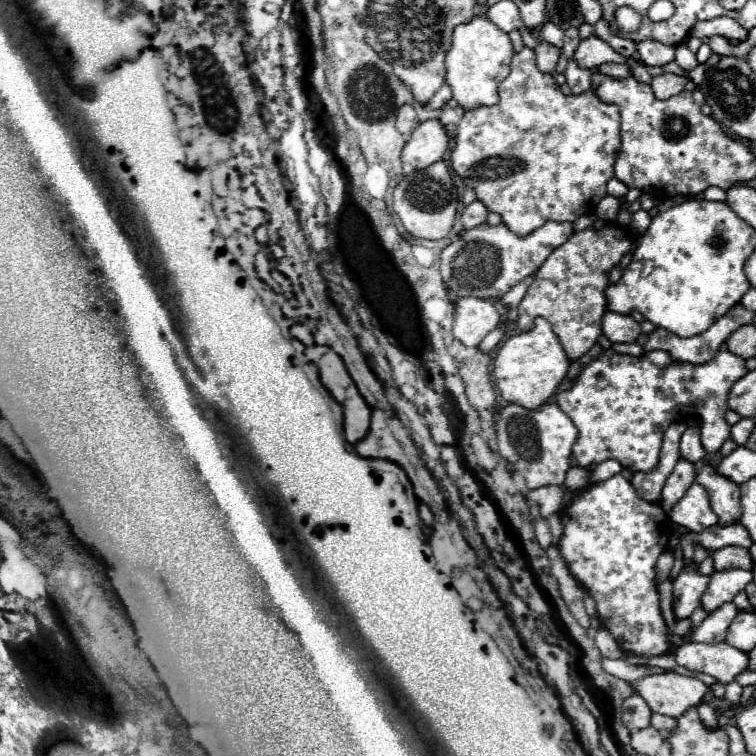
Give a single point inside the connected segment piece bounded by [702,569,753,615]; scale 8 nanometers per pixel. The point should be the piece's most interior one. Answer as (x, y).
(724, 585)

